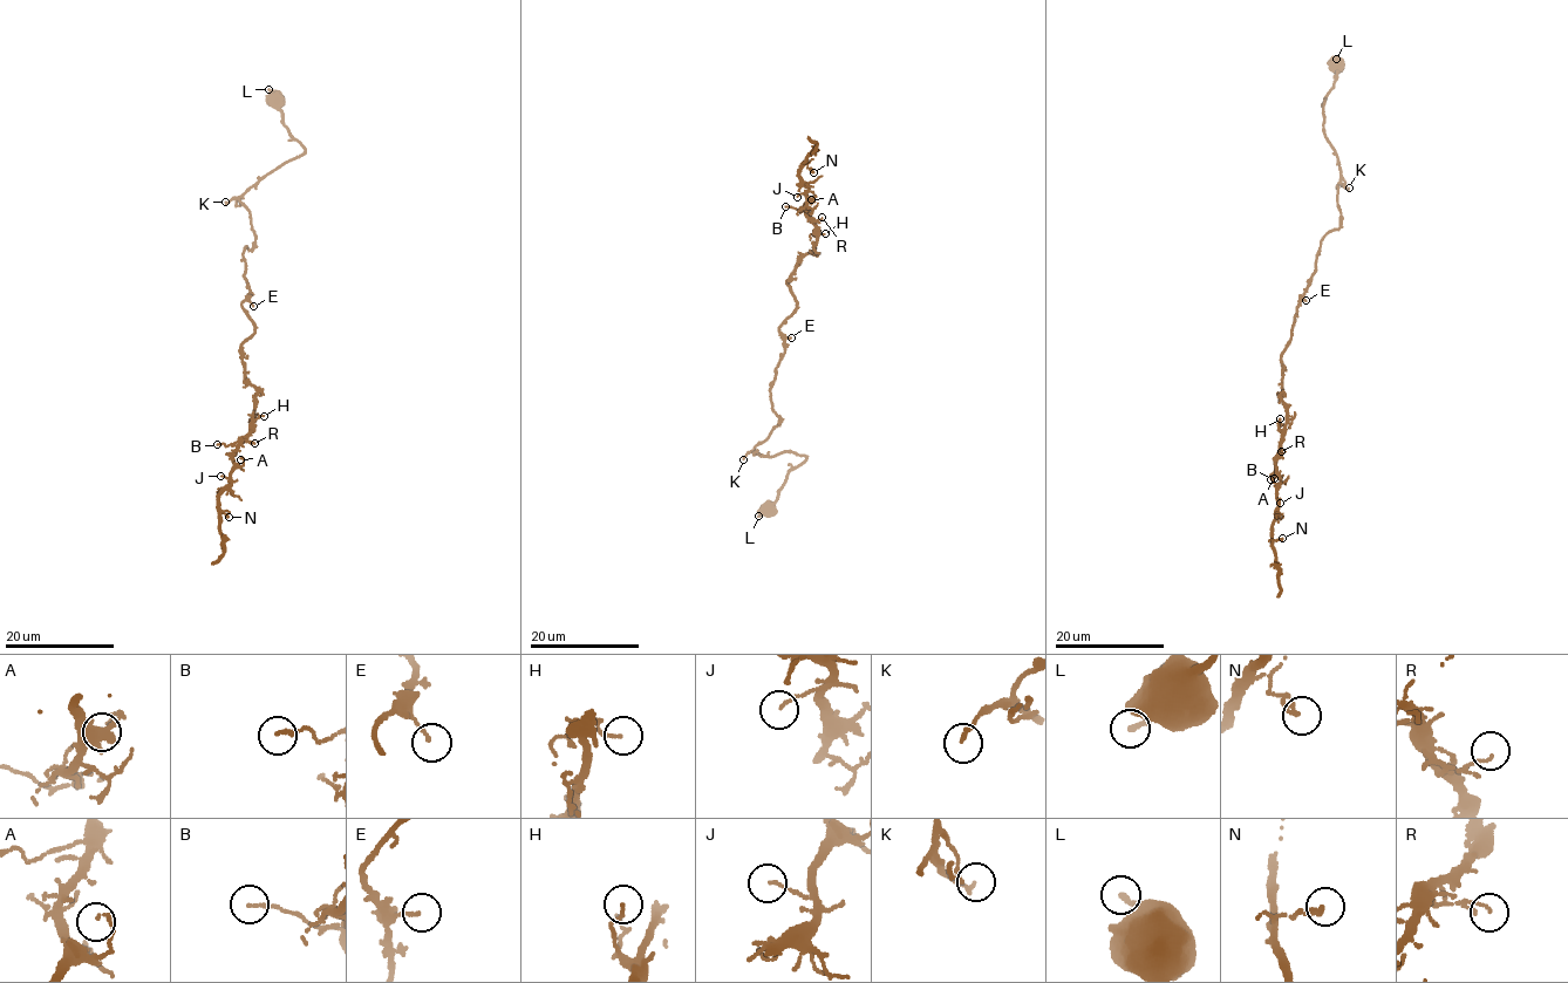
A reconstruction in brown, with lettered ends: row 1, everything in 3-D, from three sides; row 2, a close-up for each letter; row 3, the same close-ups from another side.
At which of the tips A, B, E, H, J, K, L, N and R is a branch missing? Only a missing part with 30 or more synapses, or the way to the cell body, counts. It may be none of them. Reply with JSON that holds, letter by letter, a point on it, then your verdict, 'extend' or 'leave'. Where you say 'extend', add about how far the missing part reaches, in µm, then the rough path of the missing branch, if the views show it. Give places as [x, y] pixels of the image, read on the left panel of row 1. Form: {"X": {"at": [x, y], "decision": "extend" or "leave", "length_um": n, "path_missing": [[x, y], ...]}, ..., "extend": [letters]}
{"A": {"at": [240, 459], "decision": "leave"}, "B": {"at": [217, 444], "decision": "leave"}, "E": {"at": [253, 306], "decision": "leave"}, "H": {"at": [264, 416], "decision": "leave"}, "J": {"at": [220, 476], "decision": "leave"}, "K": {"at": [225, 202], "decision": "leave"}, "L": {"at": [268, 89], "decision": "leave"}, "N": {"at": [229, 517], "decision": "leave"}, "R": {"at": [254, 443], "decision": "leave"}, "extend": []}

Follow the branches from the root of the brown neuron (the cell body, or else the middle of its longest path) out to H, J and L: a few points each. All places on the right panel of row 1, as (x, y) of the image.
H: (1296, 308), (1292, 338), (1282, 353), (1279, 395), (1287, 411), (1287, 425), (1282, 429), (1277, 424), (1280, 418)
J: (1296, 308), (1292, 338), (1281, 360), (1279, 395), (1287, 427), (1276, 464), (1280, 503)
L: (1296, 308), (1315, 271), (1321, 240), (1340, 226), (1340, 164), (1323, 128), (1323, 100), (1334, 86), (1336, 59)

